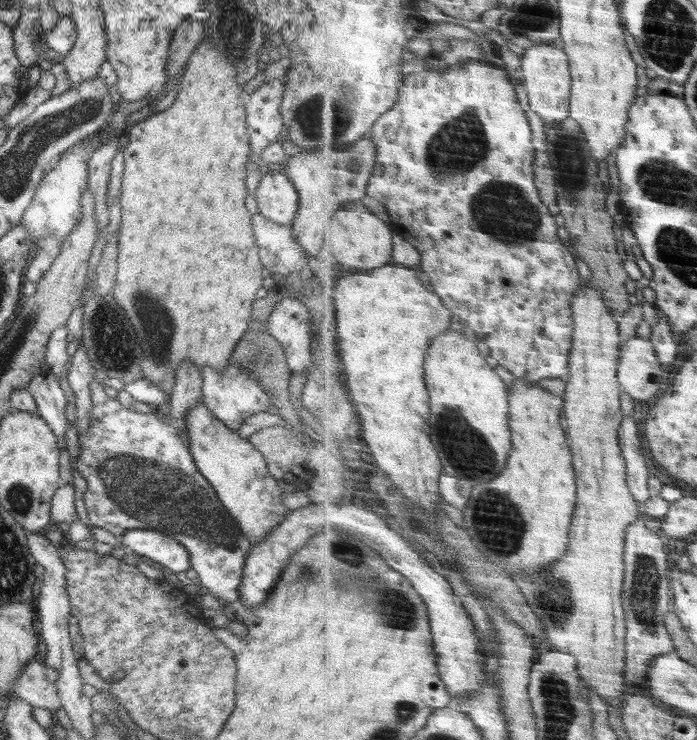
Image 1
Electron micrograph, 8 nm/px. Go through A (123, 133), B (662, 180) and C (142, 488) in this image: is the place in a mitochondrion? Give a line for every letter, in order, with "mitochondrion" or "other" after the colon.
A: other
B: mitochondrion
C: mitochondrion

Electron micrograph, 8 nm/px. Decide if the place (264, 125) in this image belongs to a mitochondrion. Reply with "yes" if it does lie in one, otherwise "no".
no

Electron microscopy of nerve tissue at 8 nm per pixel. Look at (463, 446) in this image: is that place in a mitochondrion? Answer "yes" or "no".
yes

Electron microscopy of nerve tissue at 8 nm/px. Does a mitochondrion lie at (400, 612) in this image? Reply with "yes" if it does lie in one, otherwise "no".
yes

